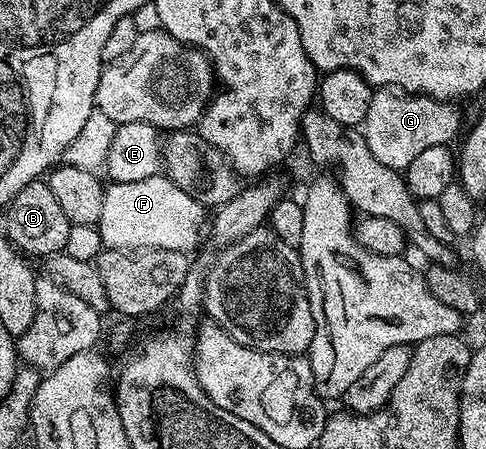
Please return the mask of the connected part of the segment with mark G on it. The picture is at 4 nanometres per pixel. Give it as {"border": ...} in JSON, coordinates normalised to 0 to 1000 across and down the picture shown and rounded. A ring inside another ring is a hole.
{"border":[[[776,198],[761,216],[761,241],[747,272],[747,298],[755,332],[772,341],[805,376],[831,383],[833,374],[887,323],[924,323],[949,283],[949,256],[924,225],[885,220],[864,207],[811,207],[800,198]]]}

